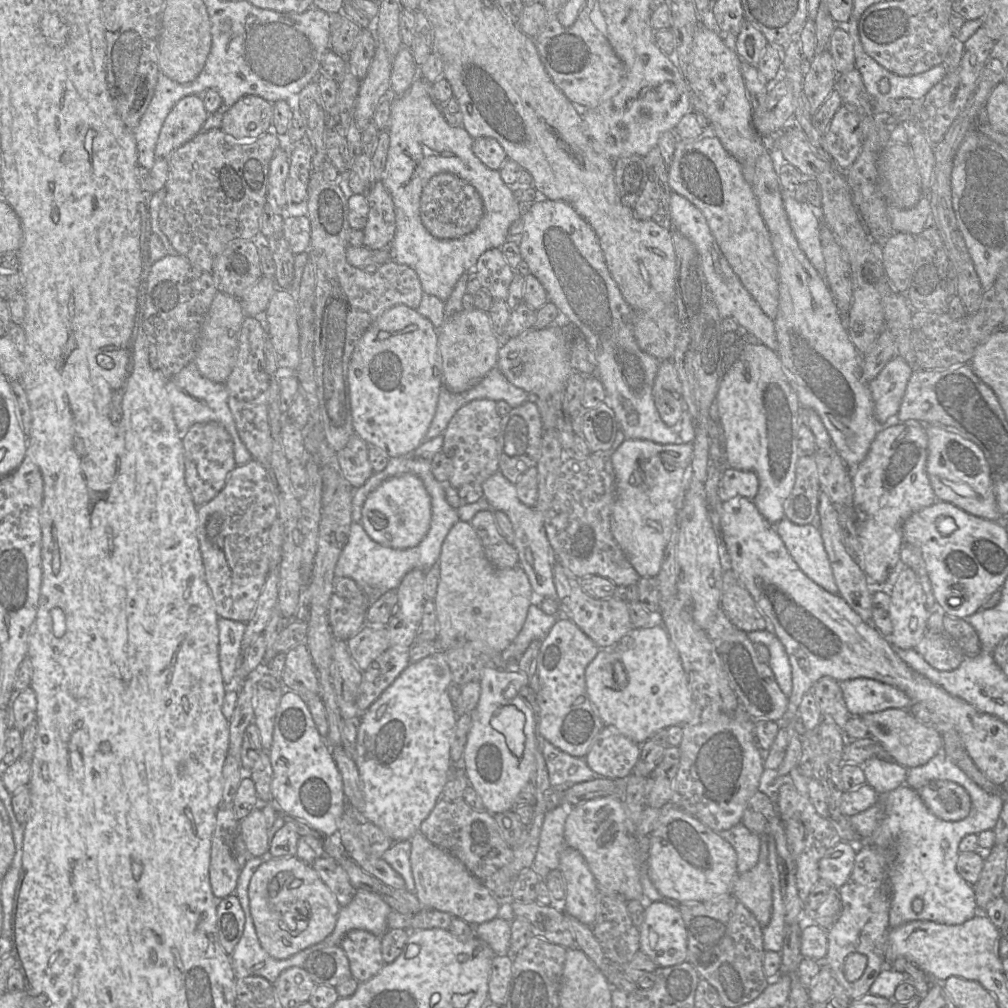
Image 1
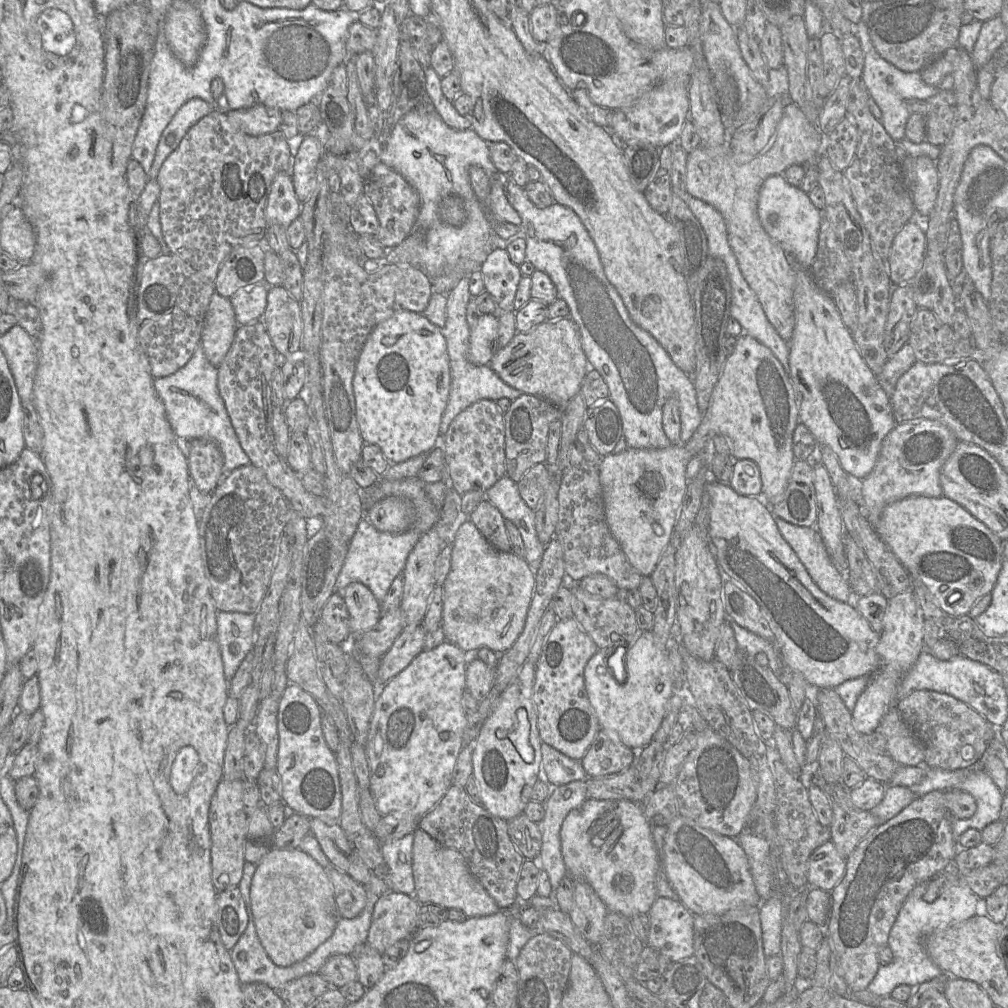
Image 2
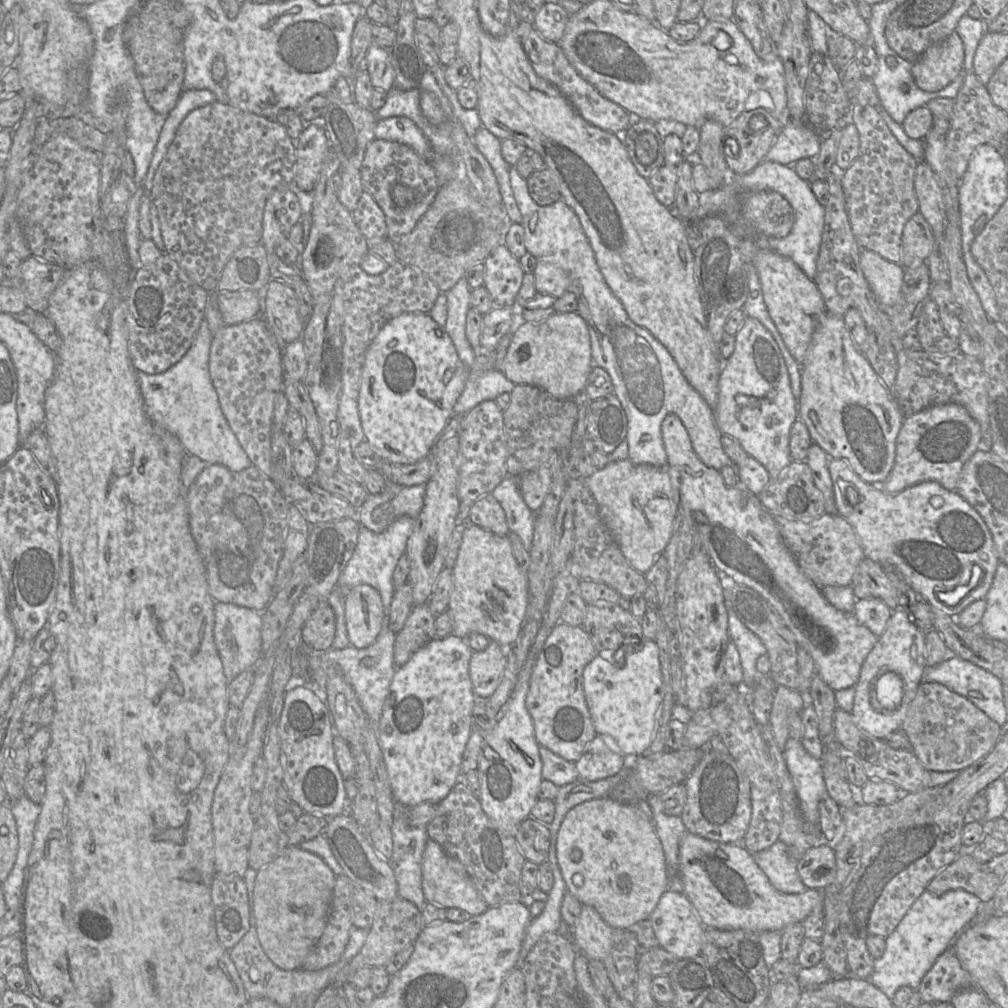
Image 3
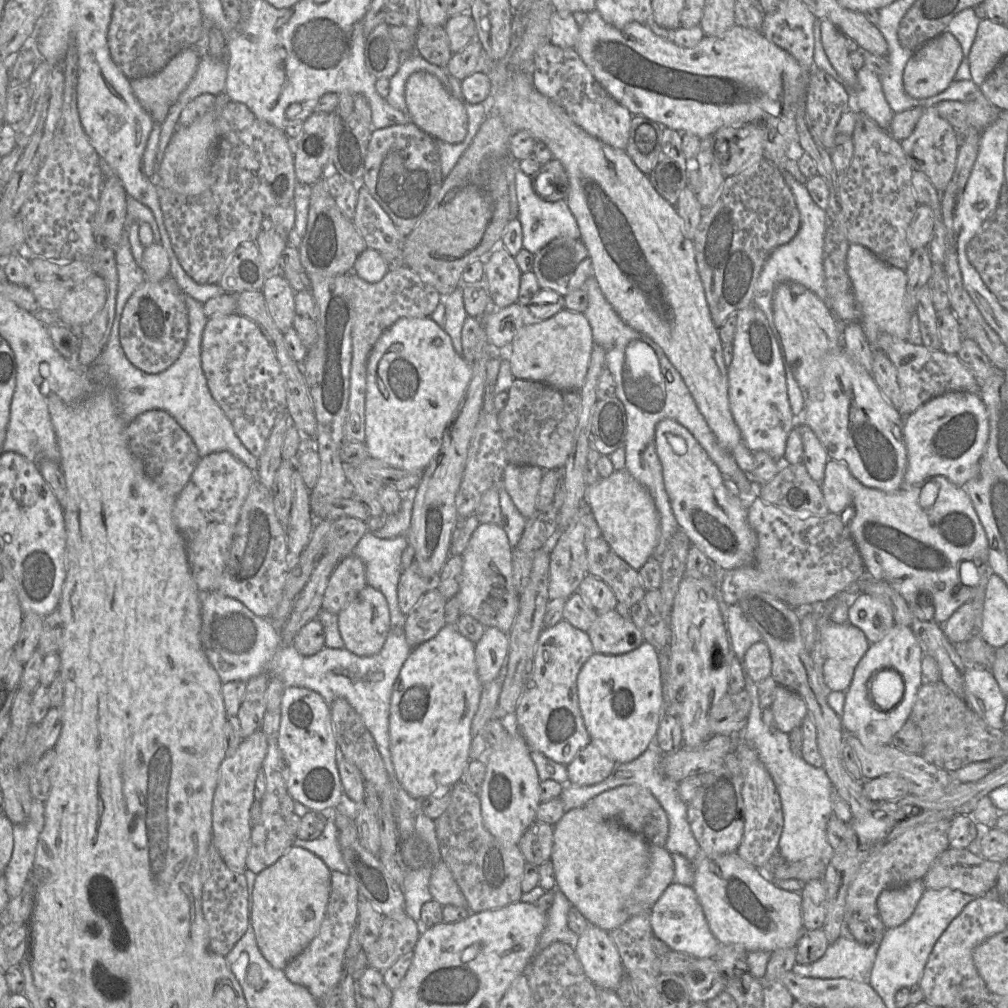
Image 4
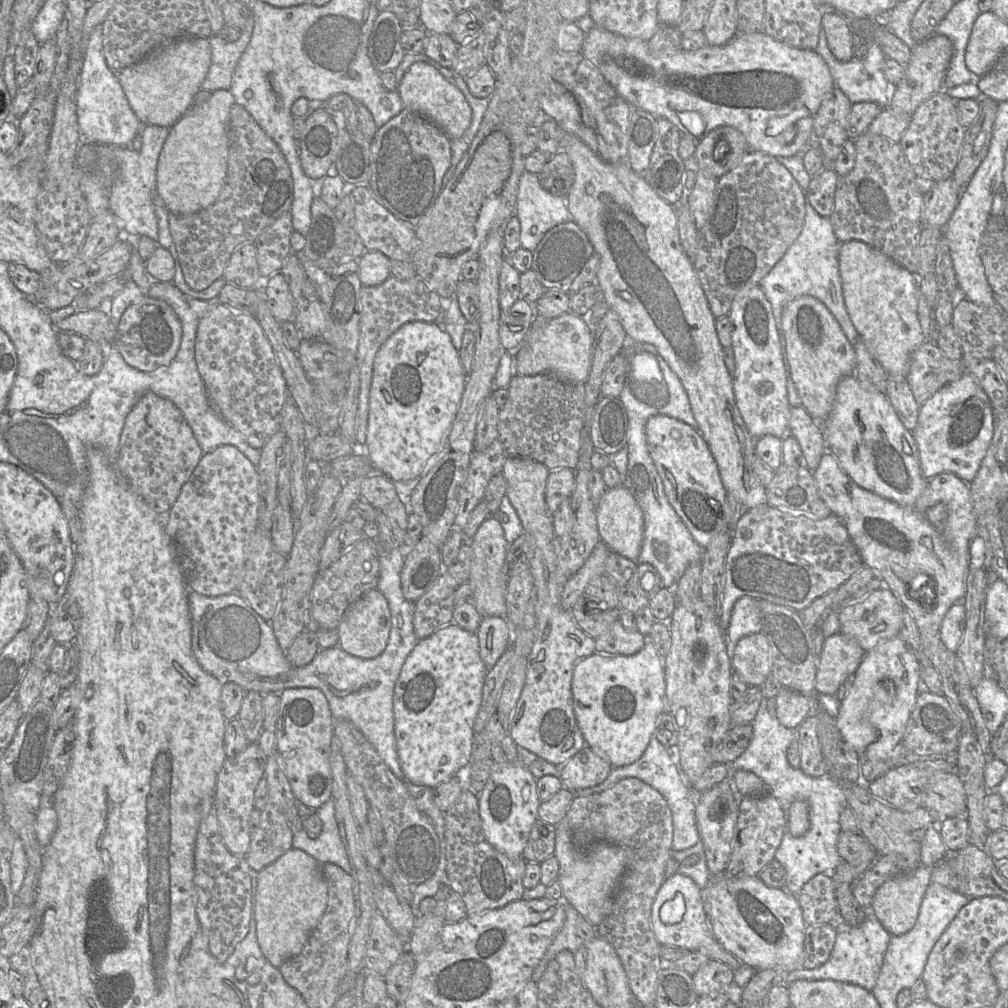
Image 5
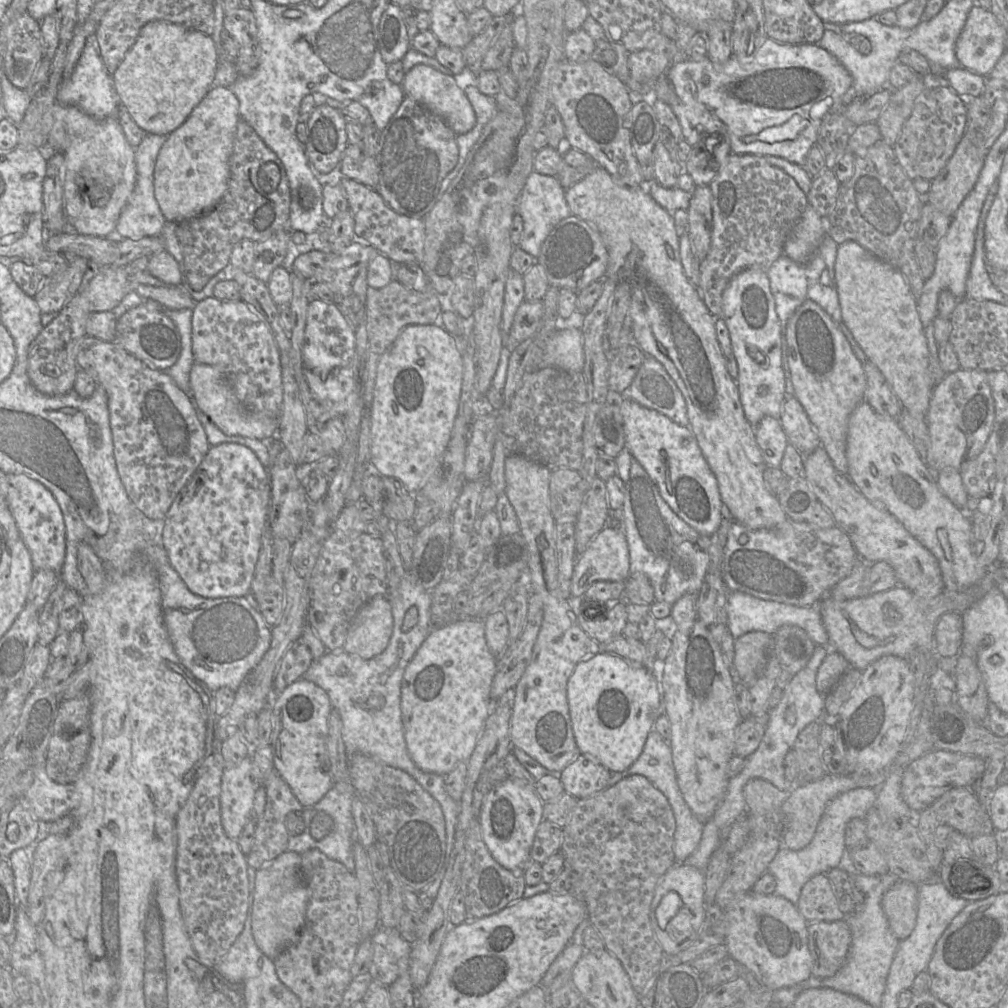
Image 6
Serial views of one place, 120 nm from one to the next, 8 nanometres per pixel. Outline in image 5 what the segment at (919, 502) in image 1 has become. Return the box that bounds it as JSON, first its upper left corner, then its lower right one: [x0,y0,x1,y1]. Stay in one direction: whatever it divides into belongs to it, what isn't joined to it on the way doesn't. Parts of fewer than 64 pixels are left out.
[911,372,993,483]

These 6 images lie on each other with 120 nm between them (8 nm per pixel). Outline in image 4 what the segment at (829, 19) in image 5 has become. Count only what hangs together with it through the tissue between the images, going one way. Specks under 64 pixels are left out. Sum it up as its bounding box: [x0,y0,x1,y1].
[820,20,857,87]

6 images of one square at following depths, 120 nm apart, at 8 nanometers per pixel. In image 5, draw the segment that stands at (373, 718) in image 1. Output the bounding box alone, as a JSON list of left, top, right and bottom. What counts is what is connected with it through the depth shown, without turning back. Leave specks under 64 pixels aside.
[393,620,489,788]

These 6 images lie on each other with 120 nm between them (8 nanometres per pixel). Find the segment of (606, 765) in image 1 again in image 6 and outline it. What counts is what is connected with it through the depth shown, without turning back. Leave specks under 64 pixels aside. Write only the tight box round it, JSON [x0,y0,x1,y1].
[559,753,611,799]

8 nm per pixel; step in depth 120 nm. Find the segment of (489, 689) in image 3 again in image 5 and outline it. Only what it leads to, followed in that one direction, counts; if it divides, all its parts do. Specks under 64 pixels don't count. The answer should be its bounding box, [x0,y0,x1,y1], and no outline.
[477,617,512,669]

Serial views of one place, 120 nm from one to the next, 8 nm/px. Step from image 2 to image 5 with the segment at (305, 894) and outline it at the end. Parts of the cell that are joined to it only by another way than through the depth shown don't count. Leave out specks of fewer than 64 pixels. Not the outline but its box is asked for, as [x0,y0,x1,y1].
[255,849,328,969]

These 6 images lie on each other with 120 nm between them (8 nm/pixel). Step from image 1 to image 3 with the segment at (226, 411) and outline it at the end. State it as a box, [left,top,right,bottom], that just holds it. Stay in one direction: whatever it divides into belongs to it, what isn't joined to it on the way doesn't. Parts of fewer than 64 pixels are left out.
[137,318,253,474]

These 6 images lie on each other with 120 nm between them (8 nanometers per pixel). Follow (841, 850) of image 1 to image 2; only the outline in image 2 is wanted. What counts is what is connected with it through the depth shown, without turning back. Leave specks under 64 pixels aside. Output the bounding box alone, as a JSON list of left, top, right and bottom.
[807,839,847,892]

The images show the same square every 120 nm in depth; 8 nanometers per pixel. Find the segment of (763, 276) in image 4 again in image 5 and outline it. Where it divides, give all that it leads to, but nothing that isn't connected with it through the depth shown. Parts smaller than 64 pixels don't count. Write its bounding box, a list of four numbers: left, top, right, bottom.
[760,200,858,407]

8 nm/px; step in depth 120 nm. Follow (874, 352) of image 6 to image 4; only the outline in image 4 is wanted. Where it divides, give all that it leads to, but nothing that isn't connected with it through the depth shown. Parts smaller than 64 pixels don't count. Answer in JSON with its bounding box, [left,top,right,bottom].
[846,244,912,347]

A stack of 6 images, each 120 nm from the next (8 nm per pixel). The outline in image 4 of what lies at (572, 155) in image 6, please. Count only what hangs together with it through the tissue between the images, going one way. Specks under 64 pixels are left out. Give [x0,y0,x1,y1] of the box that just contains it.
[530,159,569,202]

